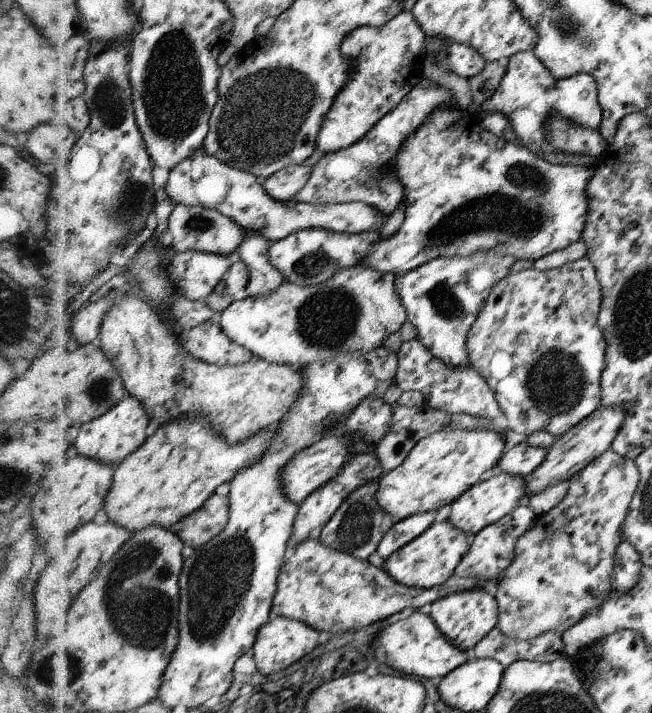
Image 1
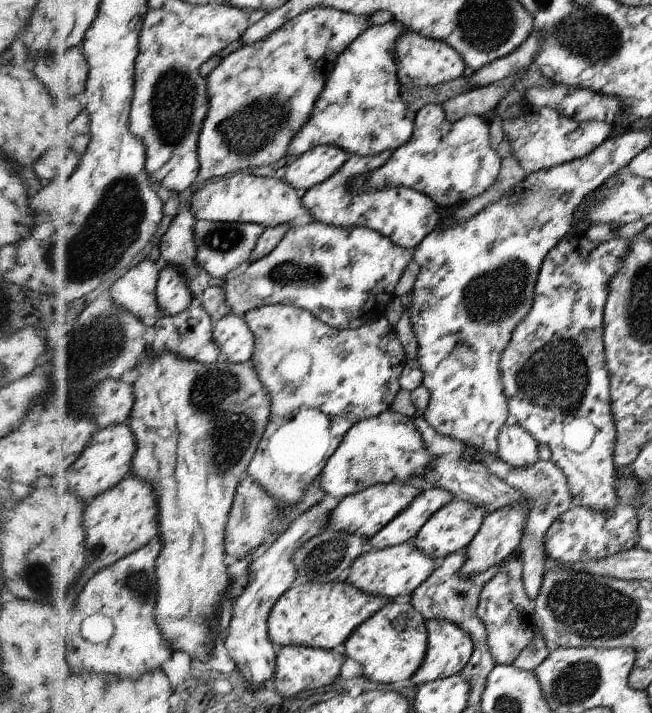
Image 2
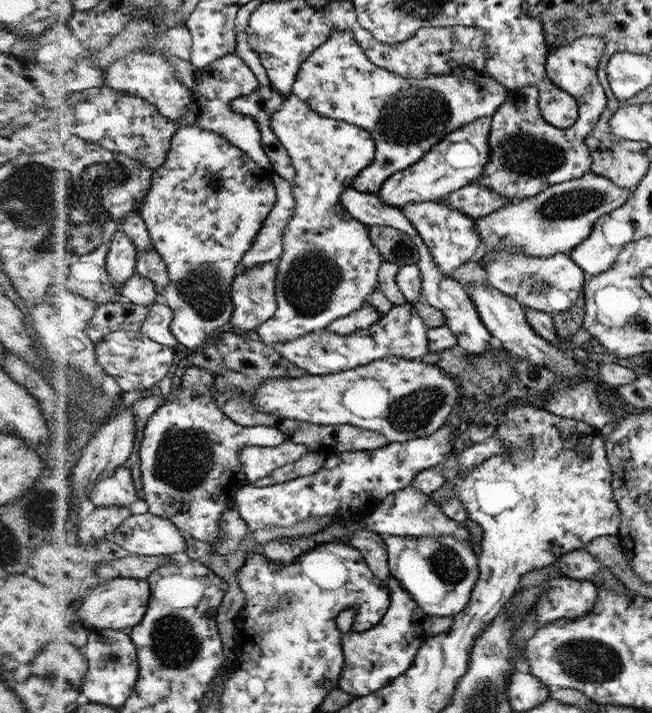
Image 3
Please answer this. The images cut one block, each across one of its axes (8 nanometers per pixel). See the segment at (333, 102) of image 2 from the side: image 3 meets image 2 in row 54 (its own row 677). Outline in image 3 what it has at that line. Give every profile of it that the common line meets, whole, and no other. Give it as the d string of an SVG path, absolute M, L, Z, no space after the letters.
M394 577L387 582L391 591L391 606L382 622L368 631L356 632L346 628L346 612L340 612L340 628L344 628L344 657L347 658L343 675L340 676L340 689L363 697L371 695L390 685L392 680L404 675L416 660L416 655L427 639L423 624L426 613L416 604L411 593L404 589Z

